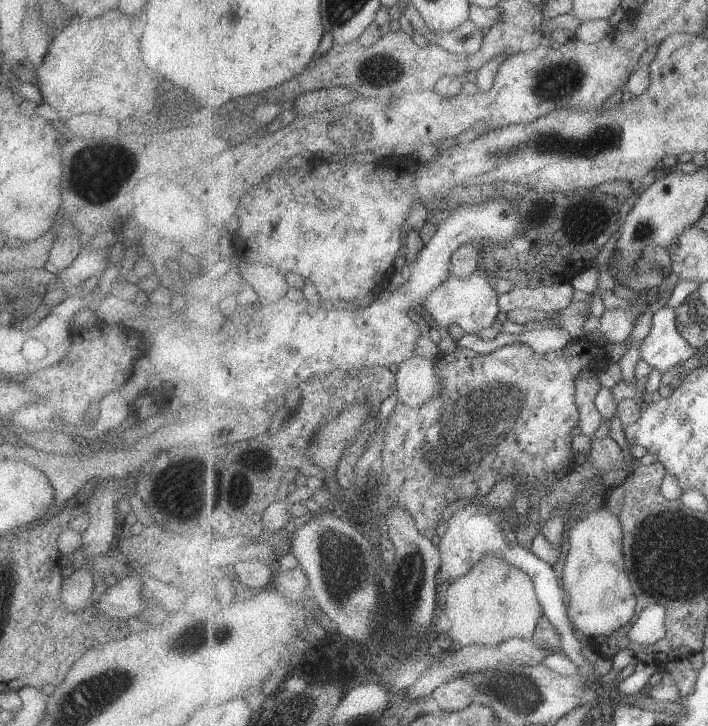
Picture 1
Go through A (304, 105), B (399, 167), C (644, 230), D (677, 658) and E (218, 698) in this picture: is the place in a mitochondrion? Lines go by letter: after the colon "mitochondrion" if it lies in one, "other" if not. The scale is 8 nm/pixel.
A: other
B: other
C: mitochondrion
D: other
E: other

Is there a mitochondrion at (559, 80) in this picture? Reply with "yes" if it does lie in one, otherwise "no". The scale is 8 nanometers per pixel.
yes

